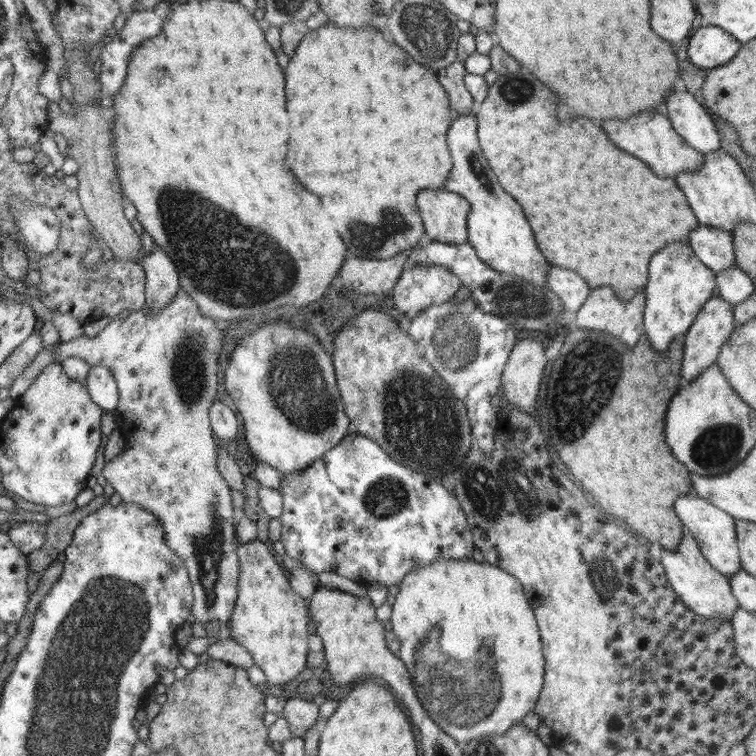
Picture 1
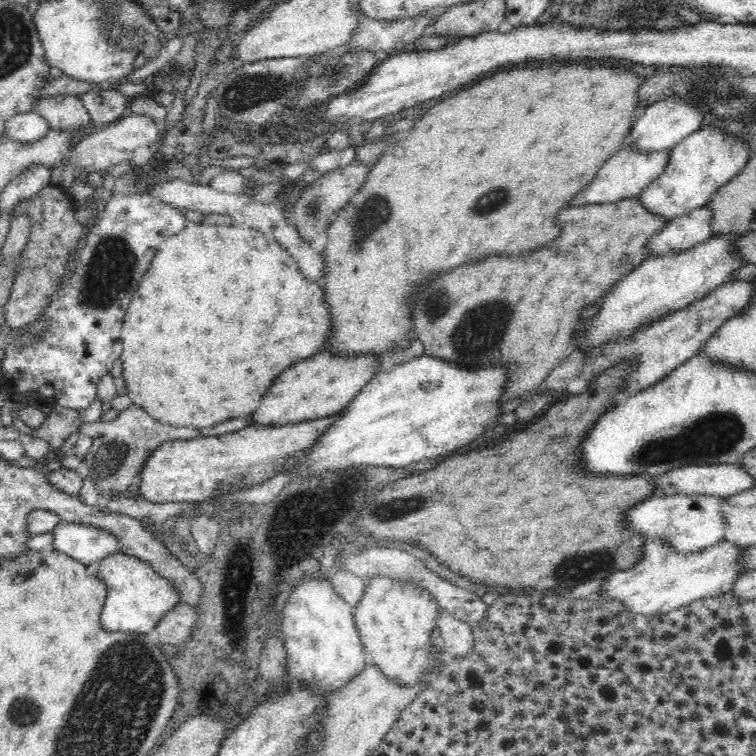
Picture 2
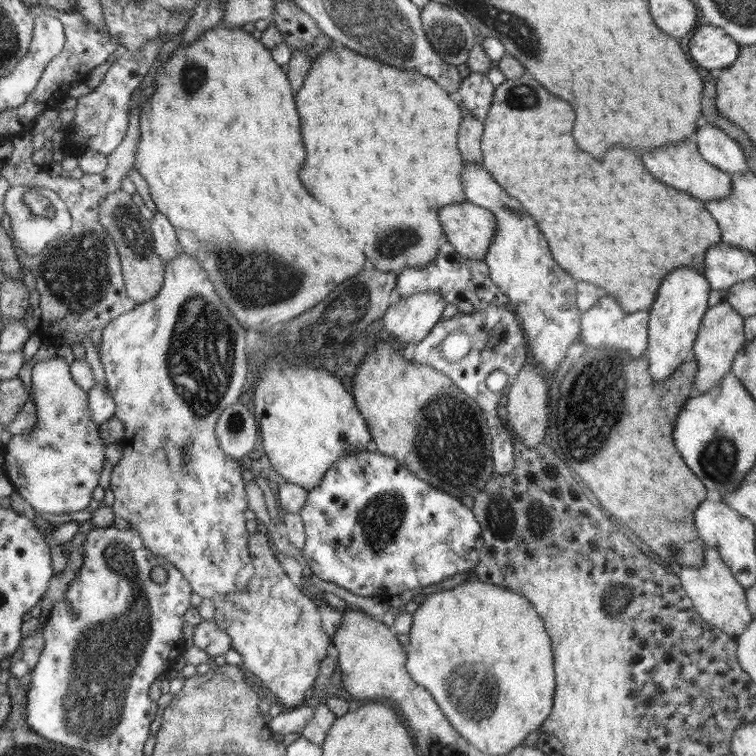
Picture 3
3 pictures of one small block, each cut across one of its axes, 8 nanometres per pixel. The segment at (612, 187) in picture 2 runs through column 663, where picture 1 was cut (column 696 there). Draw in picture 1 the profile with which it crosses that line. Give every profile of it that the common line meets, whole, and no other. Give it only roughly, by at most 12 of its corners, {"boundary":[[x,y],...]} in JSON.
{"boundary":[[663,111],[602,128],[652,172],[676,178],[698,172],[704,155]]}

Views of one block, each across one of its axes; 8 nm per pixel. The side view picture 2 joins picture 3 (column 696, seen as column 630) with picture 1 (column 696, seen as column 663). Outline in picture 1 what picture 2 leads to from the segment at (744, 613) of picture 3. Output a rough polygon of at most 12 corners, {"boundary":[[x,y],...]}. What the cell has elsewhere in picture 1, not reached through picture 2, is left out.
{"boundary":[[686,532],[660,562],[692,612],[732,620],[740,606]]}

